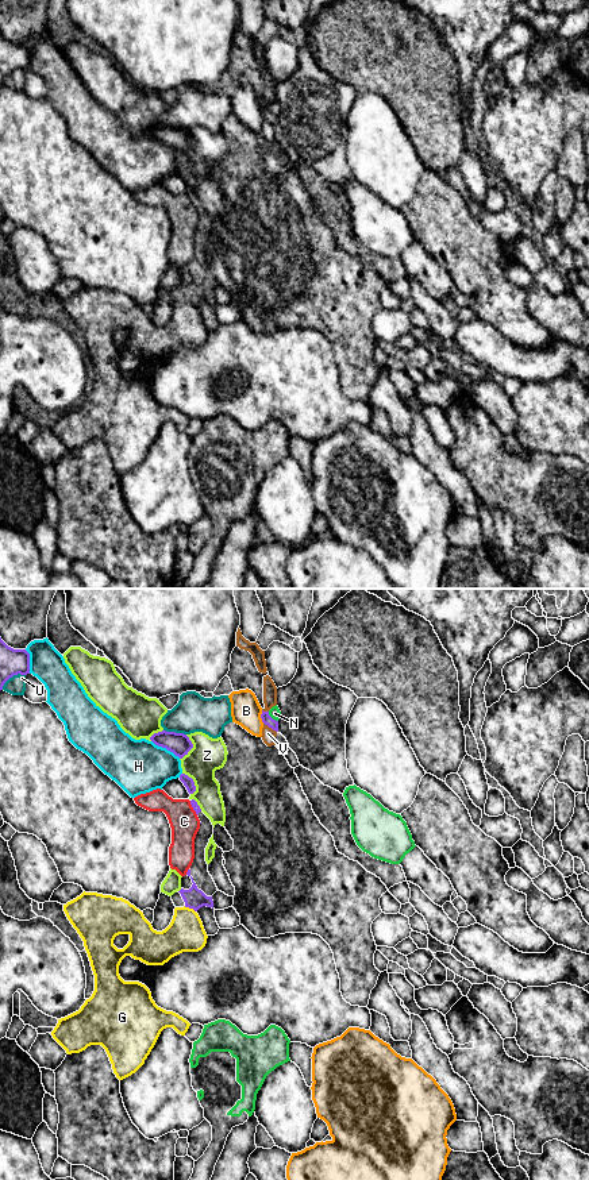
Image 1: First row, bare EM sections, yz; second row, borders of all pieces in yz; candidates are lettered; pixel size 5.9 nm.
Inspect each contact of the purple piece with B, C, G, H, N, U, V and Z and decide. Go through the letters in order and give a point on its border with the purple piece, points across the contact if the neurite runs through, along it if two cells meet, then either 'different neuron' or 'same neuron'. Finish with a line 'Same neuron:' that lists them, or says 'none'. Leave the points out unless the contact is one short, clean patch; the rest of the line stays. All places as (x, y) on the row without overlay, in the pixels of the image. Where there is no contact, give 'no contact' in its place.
B: yz (261, 112) | different neuron
C: yz (188, 266) | different neuron
G: yz (189, 303) | different neuron
H: yz (166, 143) | different neuron
N: yz (270, 112) | along yz (268, 107), (277, 116) | different neuron
U: yz (174, 127) | different neuron
V: yz (270, 122) | different neuron
Z: yz (192, 142) | different neuron
Same neuron: none

